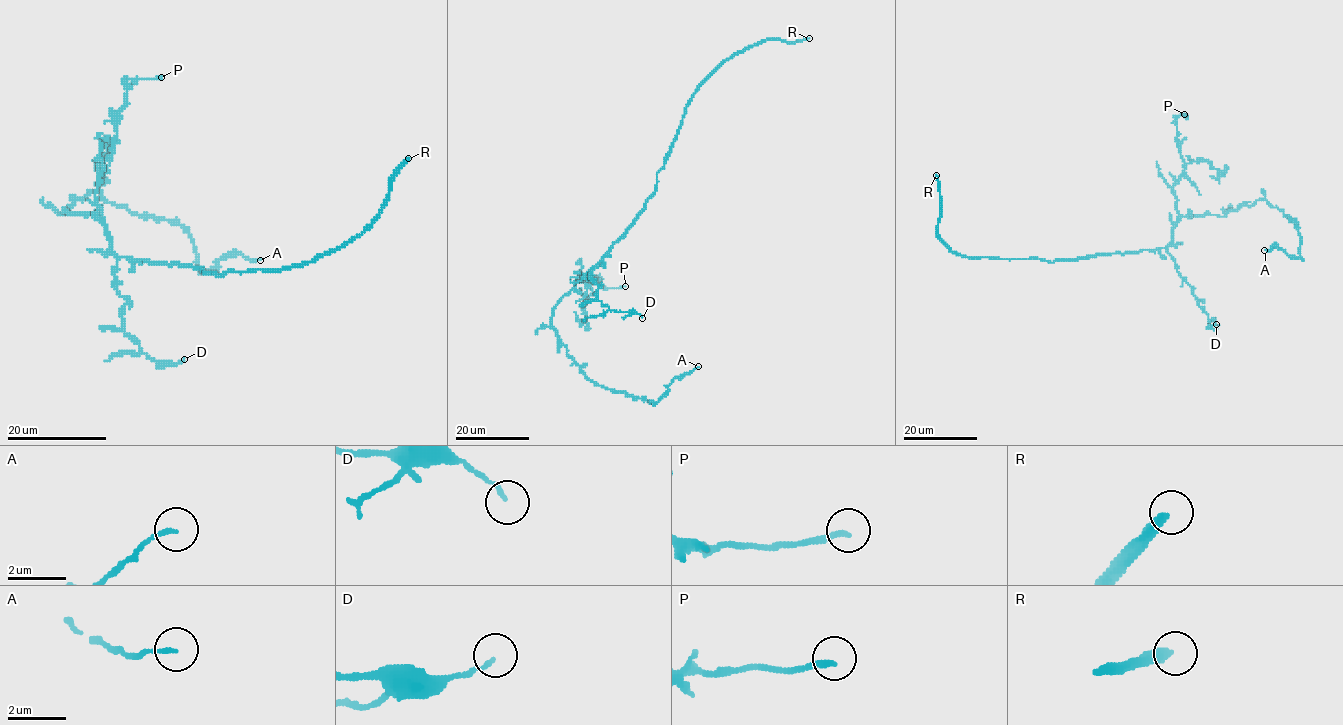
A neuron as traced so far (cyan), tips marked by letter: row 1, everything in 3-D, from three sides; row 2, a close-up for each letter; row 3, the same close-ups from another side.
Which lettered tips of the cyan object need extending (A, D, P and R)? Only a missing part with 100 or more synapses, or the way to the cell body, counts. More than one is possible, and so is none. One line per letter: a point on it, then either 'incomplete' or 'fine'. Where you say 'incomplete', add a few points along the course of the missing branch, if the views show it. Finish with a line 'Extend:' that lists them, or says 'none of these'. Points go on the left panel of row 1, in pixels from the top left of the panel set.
A: place (260, 260); fine
D: place (184, 359); fine
P: place (161, 77); fine
R: place (408, 158); incomplete
Extend: R

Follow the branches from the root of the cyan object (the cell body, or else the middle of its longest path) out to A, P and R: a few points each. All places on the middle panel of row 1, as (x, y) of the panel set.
A: (609, 248), (554, 309), (550, 326), (567, 354), (590, 380), (650, 403), (660, 399), (674, 378), (698, 366)
P: (609, 248), (581, 280), (576, 278), (579, 275), (588, 286), (599, 277), (603, 287), (625, 286)
R: (609, 248), (653, 193), (656, 174), (695, 91), (726, 60), (765, 40), (809, 38)

